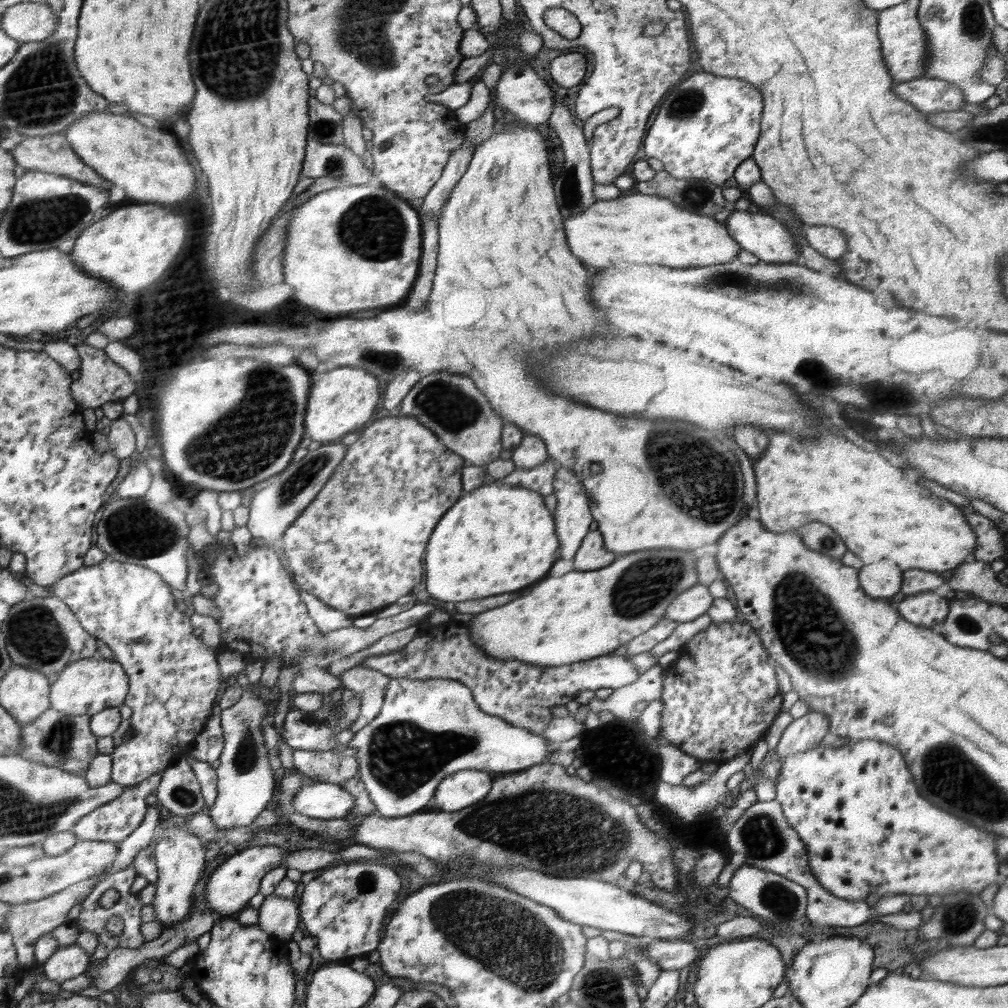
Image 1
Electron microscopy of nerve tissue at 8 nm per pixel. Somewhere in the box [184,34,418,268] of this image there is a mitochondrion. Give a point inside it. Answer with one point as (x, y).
(365, 228)

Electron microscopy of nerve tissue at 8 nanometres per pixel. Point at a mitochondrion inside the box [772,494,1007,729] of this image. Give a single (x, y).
(965, 624)

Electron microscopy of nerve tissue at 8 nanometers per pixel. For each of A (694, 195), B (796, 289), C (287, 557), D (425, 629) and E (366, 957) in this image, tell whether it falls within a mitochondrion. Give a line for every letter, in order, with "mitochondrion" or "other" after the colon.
A: mitochondrion
B: mitochondrion
C: other
D: other
E: other

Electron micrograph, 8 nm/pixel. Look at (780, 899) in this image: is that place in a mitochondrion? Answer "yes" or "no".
yes

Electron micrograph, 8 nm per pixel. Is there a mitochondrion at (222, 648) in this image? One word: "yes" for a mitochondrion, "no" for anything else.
no

